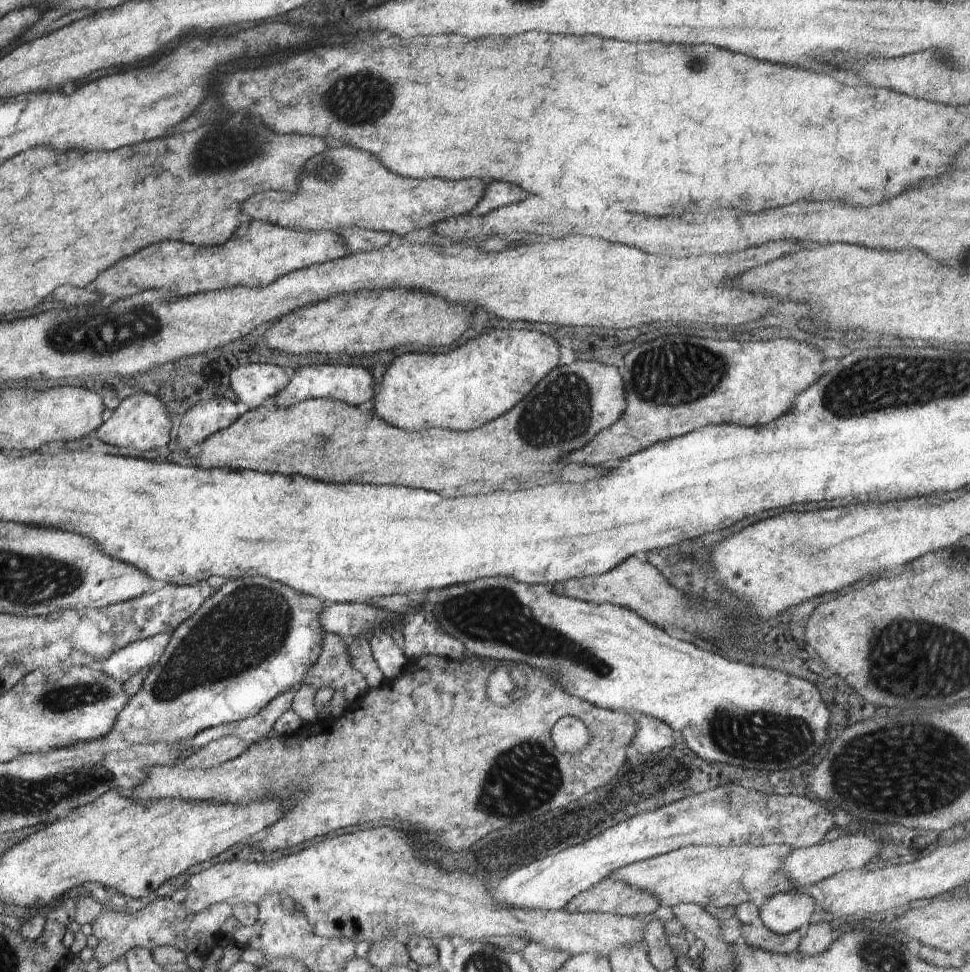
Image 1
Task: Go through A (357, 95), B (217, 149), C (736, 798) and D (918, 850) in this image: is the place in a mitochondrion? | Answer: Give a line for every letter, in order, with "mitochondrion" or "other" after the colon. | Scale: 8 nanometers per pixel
A: mitochondrion
B: mitochondrion
C: mitochondrion
D: other

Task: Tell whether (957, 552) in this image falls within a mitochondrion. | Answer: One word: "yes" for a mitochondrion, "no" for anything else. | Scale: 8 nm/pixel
no

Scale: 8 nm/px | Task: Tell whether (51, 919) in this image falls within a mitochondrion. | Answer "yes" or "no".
no

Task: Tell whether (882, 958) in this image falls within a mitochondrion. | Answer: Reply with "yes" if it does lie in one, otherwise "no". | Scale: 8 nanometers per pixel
yes

